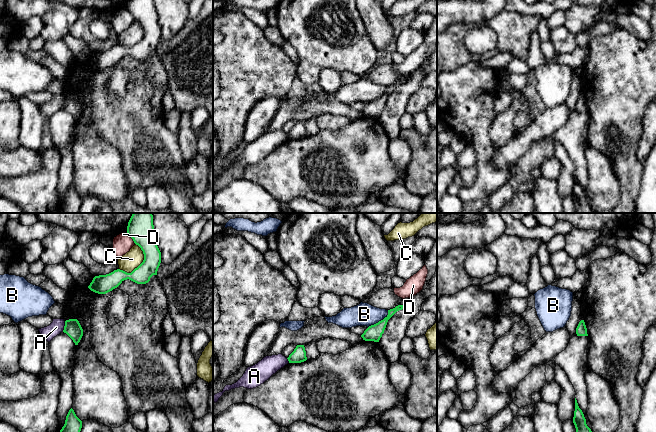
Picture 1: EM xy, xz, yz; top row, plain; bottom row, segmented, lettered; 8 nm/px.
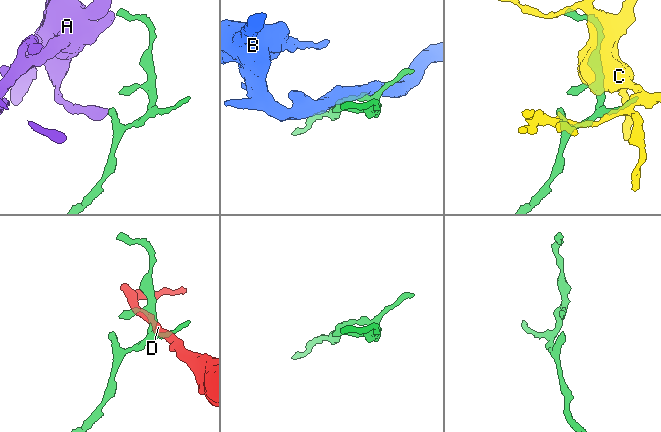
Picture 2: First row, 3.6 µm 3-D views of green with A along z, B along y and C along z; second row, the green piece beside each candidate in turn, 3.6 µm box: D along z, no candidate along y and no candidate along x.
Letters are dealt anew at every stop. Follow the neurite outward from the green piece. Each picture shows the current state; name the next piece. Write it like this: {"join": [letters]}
{"join": []}

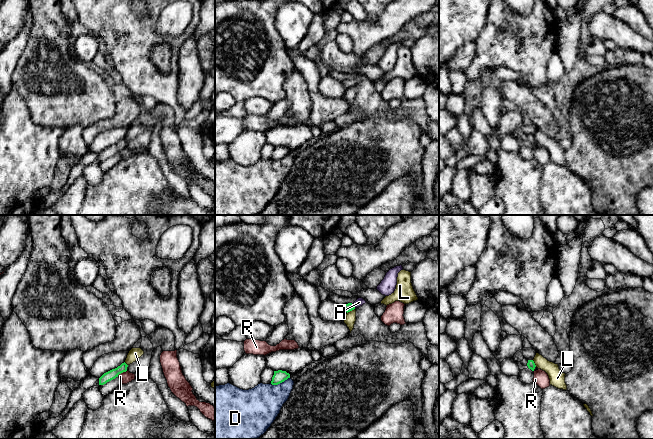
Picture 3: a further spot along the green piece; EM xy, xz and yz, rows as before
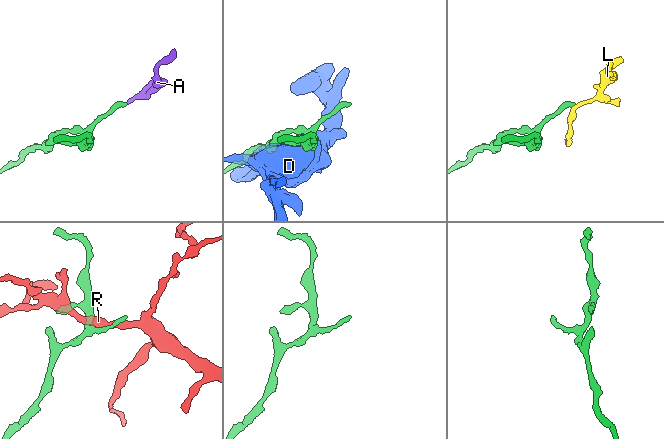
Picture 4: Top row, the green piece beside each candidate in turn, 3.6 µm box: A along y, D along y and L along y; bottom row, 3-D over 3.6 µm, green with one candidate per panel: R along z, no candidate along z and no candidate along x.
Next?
{"join": ["A"]}

